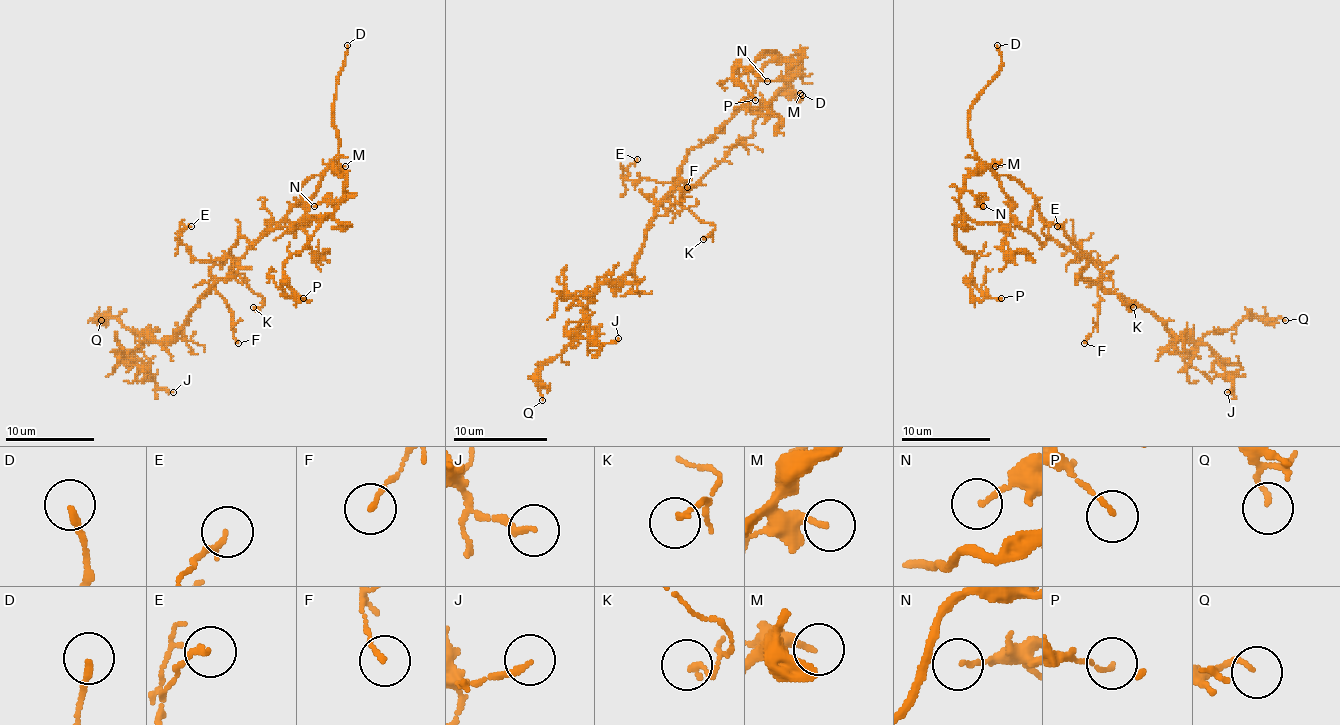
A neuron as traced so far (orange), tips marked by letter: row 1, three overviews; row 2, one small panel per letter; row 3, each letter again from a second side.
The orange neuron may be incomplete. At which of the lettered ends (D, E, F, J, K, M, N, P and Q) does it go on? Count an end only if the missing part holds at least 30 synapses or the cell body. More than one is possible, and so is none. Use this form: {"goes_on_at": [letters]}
{"goes_on_at": ["D"]}

